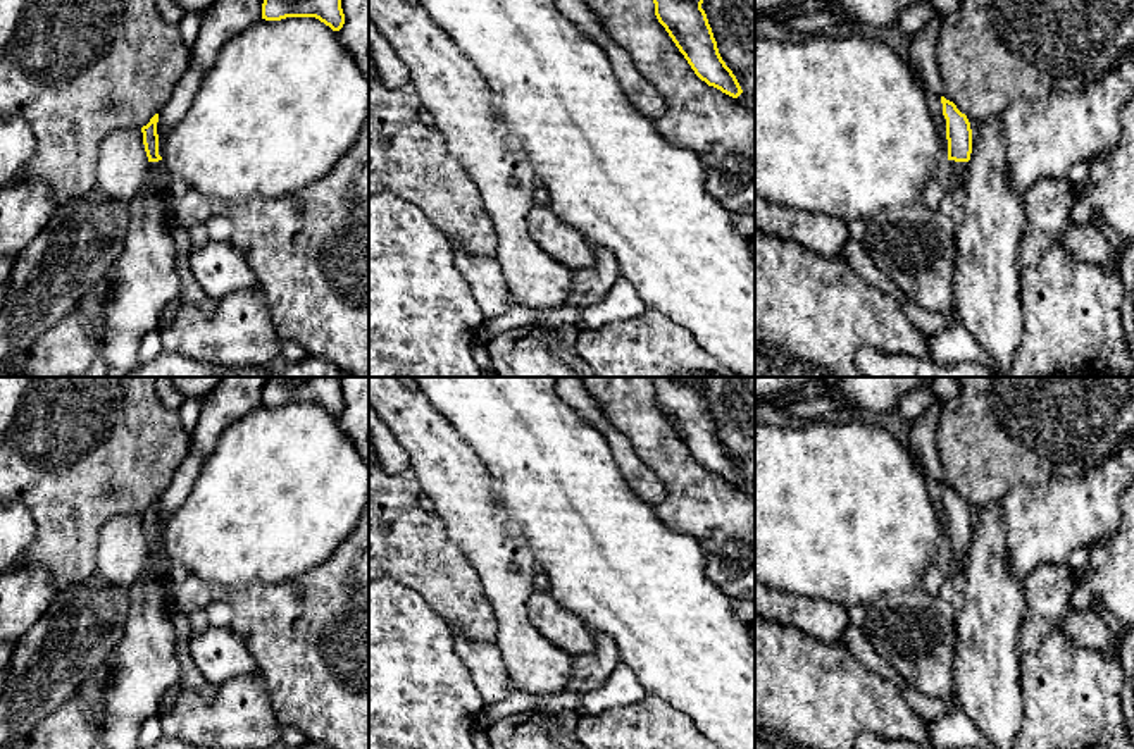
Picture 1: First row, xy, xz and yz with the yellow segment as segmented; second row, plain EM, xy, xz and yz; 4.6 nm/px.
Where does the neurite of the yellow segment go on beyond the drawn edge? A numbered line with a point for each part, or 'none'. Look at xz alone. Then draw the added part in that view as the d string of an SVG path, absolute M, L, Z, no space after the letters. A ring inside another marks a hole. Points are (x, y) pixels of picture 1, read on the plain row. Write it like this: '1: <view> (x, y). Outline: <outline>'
none

